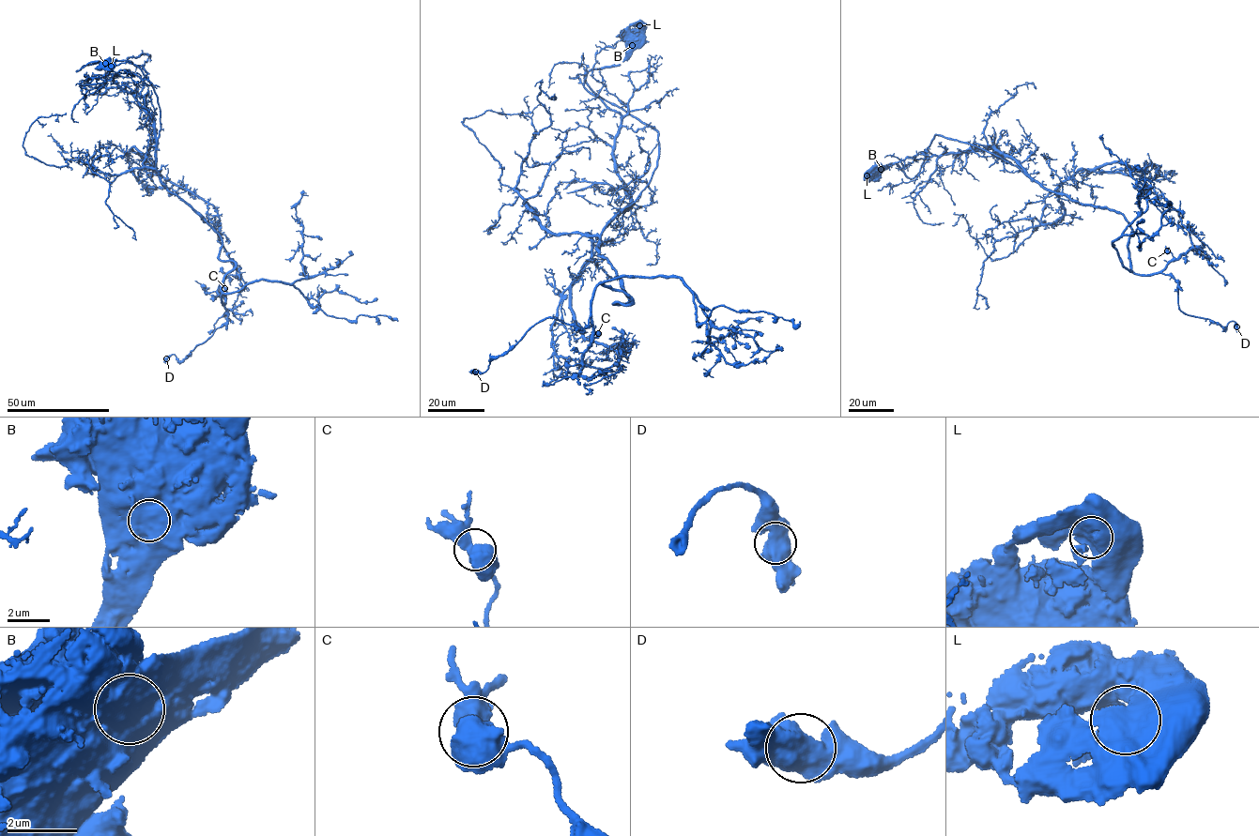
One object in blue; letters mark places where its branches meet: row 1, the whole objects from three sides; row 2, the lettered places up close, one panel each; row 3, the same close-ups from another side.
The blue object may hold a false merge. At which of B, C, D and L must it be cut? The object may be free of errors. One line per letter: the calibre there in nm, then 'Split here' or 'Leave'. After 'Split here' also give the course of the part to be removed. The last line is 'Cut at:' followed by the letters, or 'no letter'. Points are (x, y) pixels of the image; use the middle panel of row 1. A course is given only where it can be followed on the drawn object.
B: Thickness 1300 nm. Leave
C: Thickness 700 nm. Leave
D: Thickness 850 nm. Leave
L: Thickness 1050 nm. Leave
Cut at: no letter

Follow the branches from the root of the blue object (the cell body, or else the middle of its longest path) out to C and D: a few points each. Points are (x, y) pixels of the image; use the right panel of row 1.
C: (873, 173), (896, 163), (911, 178), (933, 136), (957, 139), (1121, 214), (1134, 272), (1161, 272), (1166, 251)
D: (873, 173), (914, 177), (936, 134), (992, 152), (1116, 211), (1131, 269), (1236, 327)

